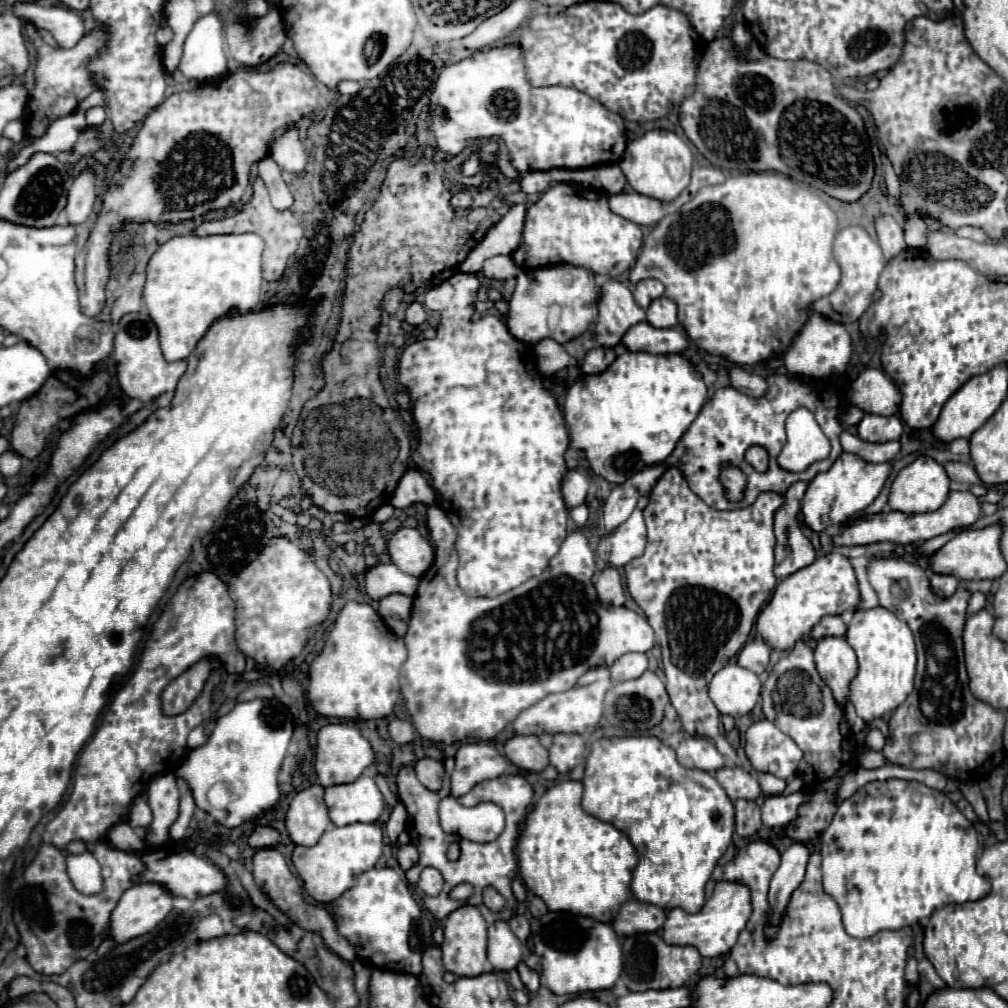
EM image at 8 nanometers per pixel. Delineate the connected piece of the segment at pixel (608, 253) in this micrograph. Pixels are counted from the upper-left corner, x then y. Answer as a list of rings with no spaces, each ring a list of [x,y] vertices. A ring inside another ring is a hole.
[[[558,183],[544,191],[542,197],[528,207],[522,241],[524,245],[512,253],[514,263],[520,267],[536,269],[570,263],[580,265],[596,275],[618,277],[636,261],[638,249],[642,245],[642,229],[636,223],[614,215],[608,209],[608,197],[604,193]]]

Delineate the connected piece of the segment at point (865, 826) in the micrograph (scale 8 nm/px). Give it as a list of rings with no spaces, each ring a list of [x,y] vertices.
[[[888,779],[888,781],[872,781],[864,787],[860,787],[850,799],[842,801],[832,823],[828,829],[822,833],[822,875],[824,875],[824,891],[836,899],[840,911],[842,911],[842,921],[846,931],[852,937],[872,937],[878,931],[884,929],[902,929],[908,925],[914,925],[916,921],[930,917],[934,909],[948,905],[948,903],[966,903],[966,901],[978,901],[990,893],[990,883],[980,877],[976,872],[976,861],[980,847],[978,843],[978,834],[974,825],[956,809],[956,805],[942,793],[932,787],[926,787],[918,781],[904,781],[904,779]]]

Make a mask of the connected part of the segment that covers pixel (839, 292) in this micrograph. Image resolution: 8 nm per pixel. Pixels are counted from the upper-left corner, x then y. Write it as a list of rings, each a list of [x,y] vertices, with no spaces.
[[[846,227],[838,231],[834,241],[834,257],[842,269],[842,279],[838,287],[826,295],[814,301],[812,311],[836,321],[836,323],[854,323],[860,319],[860,315],[868,309],[872,303],[872,293],[878,289],[878,277],[880,271],[886,267],[886,259],[882,255],[882,249],[878,241],[874,241],[864,227]]]

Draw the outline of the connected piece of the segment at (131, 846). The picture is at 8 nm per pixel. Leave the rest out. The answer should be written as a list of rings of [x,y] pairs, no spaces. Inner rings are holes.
[[[116,825],[108,831],[108,841],[112,847],[116,849],[122,849],[122,851],[142,851],[144,849],[144,843],[140,841],[138,835],[132,833],[132,827],[130,825]]]

